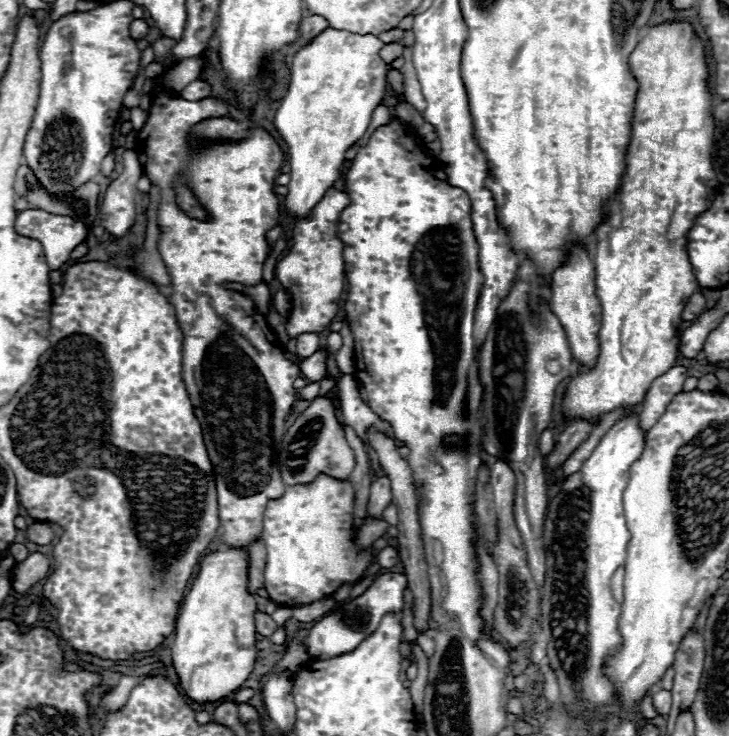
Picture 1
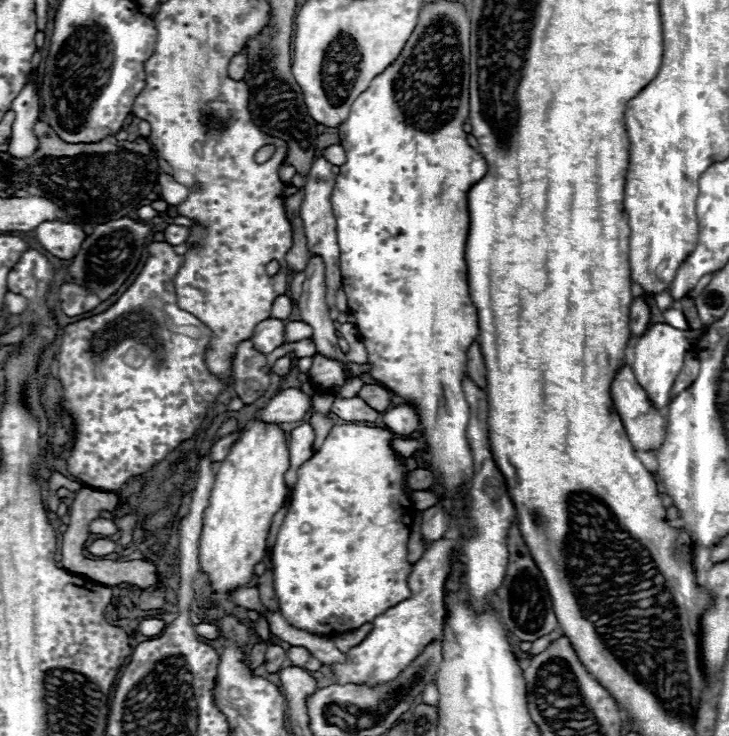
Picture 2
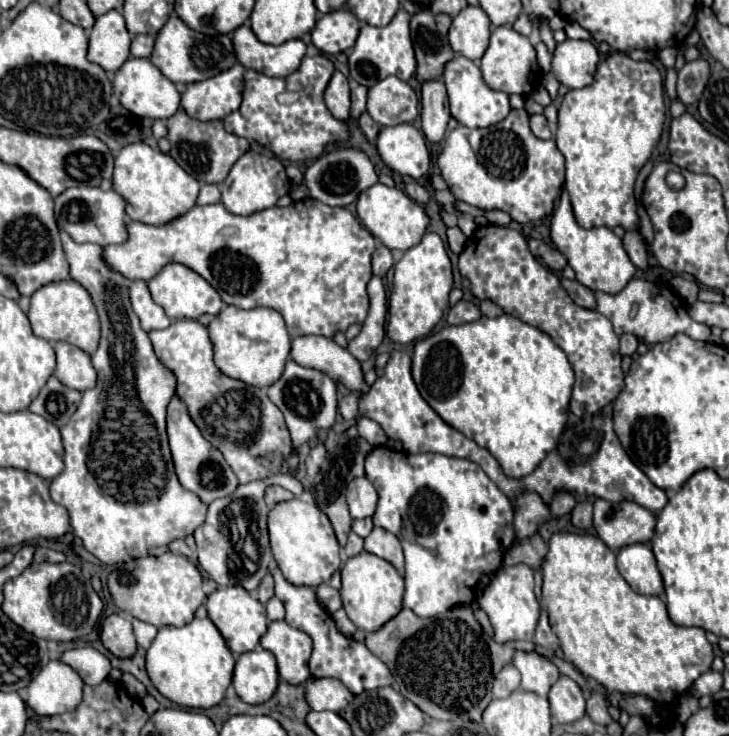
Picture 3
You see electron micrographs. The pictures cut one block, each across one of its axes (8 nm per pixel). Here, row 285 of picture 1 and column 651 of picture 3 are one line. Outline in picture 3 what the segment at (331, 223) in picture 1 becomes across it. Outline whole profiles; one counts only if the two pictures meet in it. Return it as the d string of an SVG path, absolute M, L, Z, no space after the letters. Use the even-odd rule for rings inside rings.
M632 278L628 282L628 286L622 292L618 292L616 296L606 294L606 292L596 292L596 302L598 302L596 310L612 322L614 332L618 336L624 332L630 332L648 344L664 342L678 332L684 332L694 340L710 338L710 328L700 322L694 322L688 316L688 310L686 310L686 304L682 298L678 298L670 288L656 284L656 282L648 282L644 278Z

